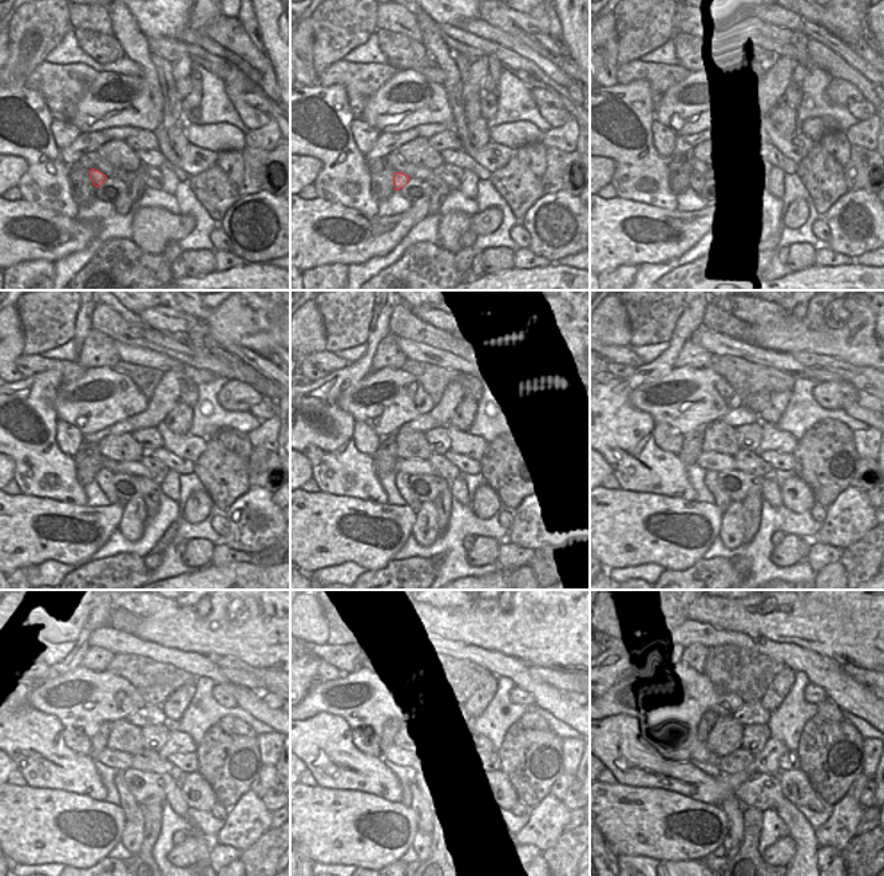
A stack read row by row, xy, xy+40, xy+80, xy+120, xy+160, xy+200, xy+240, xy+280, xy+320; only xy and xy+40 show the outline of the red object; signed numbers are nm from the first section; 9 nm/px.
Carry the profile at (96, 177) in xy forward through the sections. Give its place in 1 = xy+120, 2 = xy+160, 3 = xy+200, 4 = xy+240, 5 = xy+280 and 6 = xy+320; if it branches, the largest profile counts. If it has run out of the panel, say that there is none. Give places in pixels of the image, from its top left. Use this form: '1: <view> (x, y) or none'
1: xy+120 (103, 478)
2: xy+160 (403, 484)
3: xy+200 (722, 500)
4: xy+240 (134, 812)
5: xy+280 (428, 807)
6: xy+320 (732, 807)

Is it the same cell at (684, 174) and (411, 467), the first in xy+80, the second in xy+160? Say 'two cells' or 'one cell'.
two cells

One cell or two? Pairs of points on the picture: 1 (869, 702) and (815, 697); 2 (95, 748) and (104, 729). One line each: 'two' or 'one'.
1: two
2: one

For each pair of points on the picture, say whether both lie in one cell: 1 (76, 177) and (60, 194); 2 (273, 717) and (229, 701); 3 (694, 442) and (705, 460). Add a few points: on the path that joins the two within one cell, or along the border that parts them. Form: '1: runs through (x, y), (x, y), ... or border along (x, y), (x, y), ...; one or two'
1: border along (68, 166), (68, 191), (78, 207); two
2: border along (233, 686), (233, 697), (238, 704); two
3: border along (701, 451), (694, 463); two

